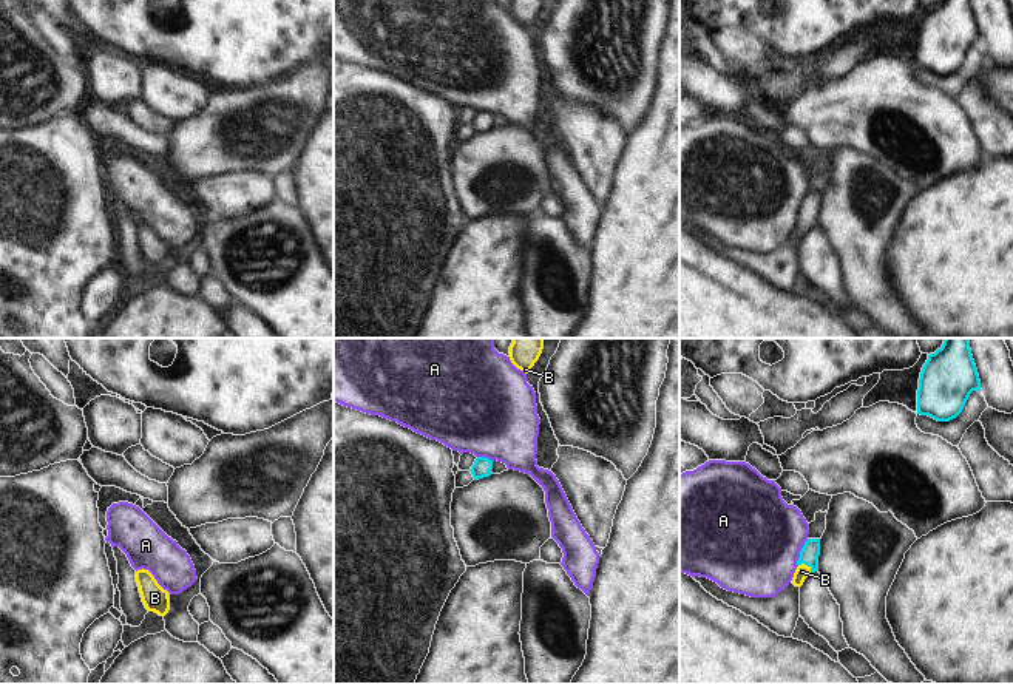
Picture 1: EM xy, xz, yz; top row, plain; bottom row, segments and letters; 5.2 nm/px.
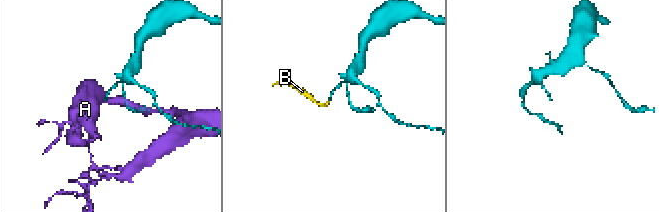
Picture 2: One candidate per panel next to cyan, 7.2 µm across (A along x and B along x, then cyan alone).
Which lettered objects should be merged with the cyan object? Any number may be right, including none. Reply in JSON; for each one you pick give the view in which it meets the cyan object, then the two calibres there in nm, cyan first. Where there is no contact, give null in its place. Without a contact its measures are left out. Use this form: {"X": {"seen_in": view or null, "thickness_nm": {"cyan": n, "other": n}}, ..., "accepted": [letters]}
{"B": {"seen_in": "yz", "thickness_nm": {"cyan": 100, "other": 70}}, "accepted": ["B"]}

